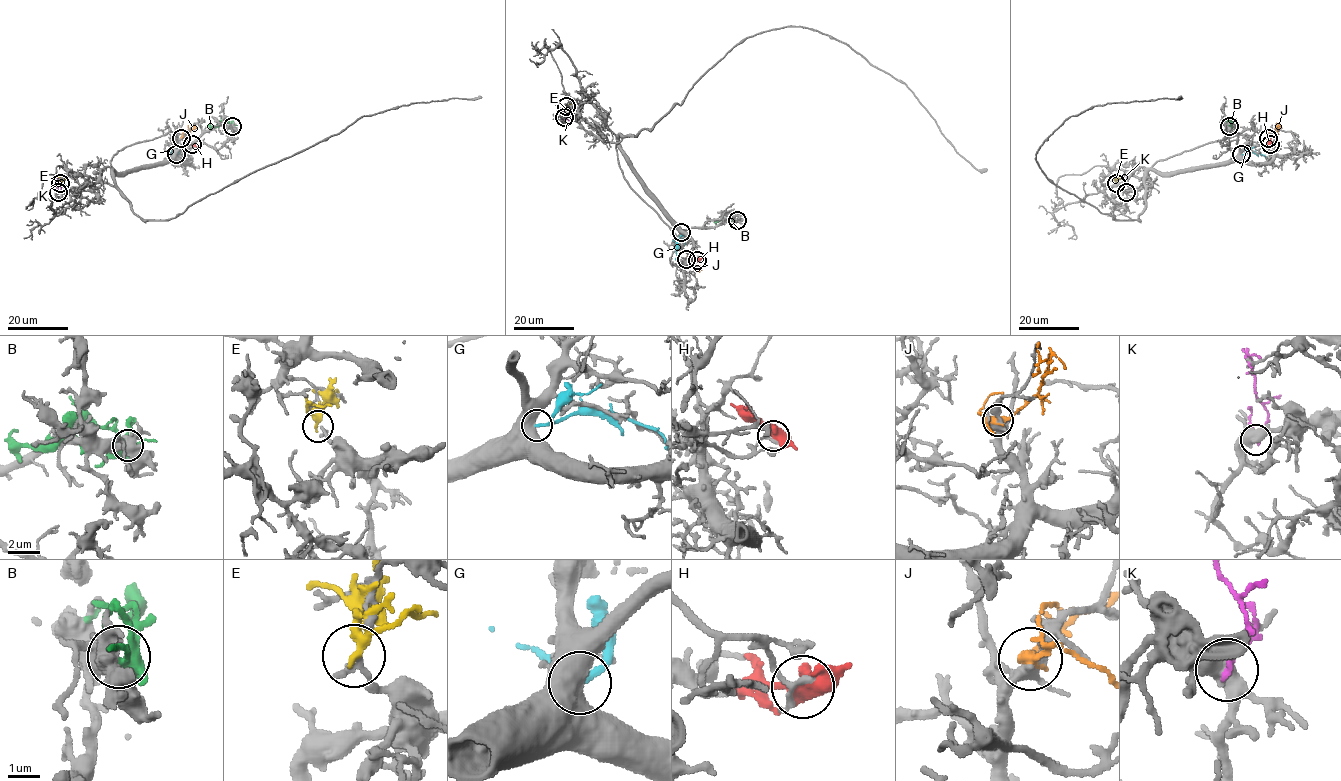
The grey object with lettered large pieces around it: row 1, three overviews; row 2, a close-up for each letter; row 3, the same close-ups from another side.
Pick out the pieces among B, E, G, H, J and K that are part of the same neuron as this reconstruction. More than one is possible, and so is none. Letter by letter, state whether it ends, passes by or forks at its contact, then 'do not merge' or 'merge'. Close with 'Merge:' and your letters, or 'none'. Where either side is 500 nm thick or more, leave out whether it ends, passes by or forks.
B: it forks; do not merge
E: it passes by; do not merge
G: do not merge
H: it forks; do not merge
J: it passes by; do not merge
K: it passes by; do not merge
Merge: none

